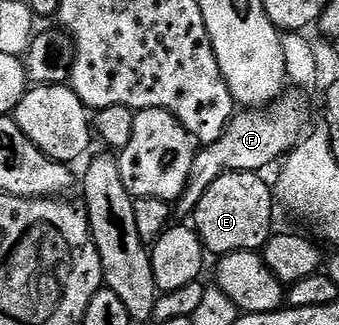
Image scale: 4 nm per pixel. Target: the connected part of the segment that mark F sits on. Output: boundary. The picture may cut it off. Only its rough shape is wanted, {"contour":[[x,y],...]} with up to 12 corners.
{"contour":[[284,92],[236,113],[193,160],[177,210],[209,184],[266,171],[304,137],[307,102]]}

